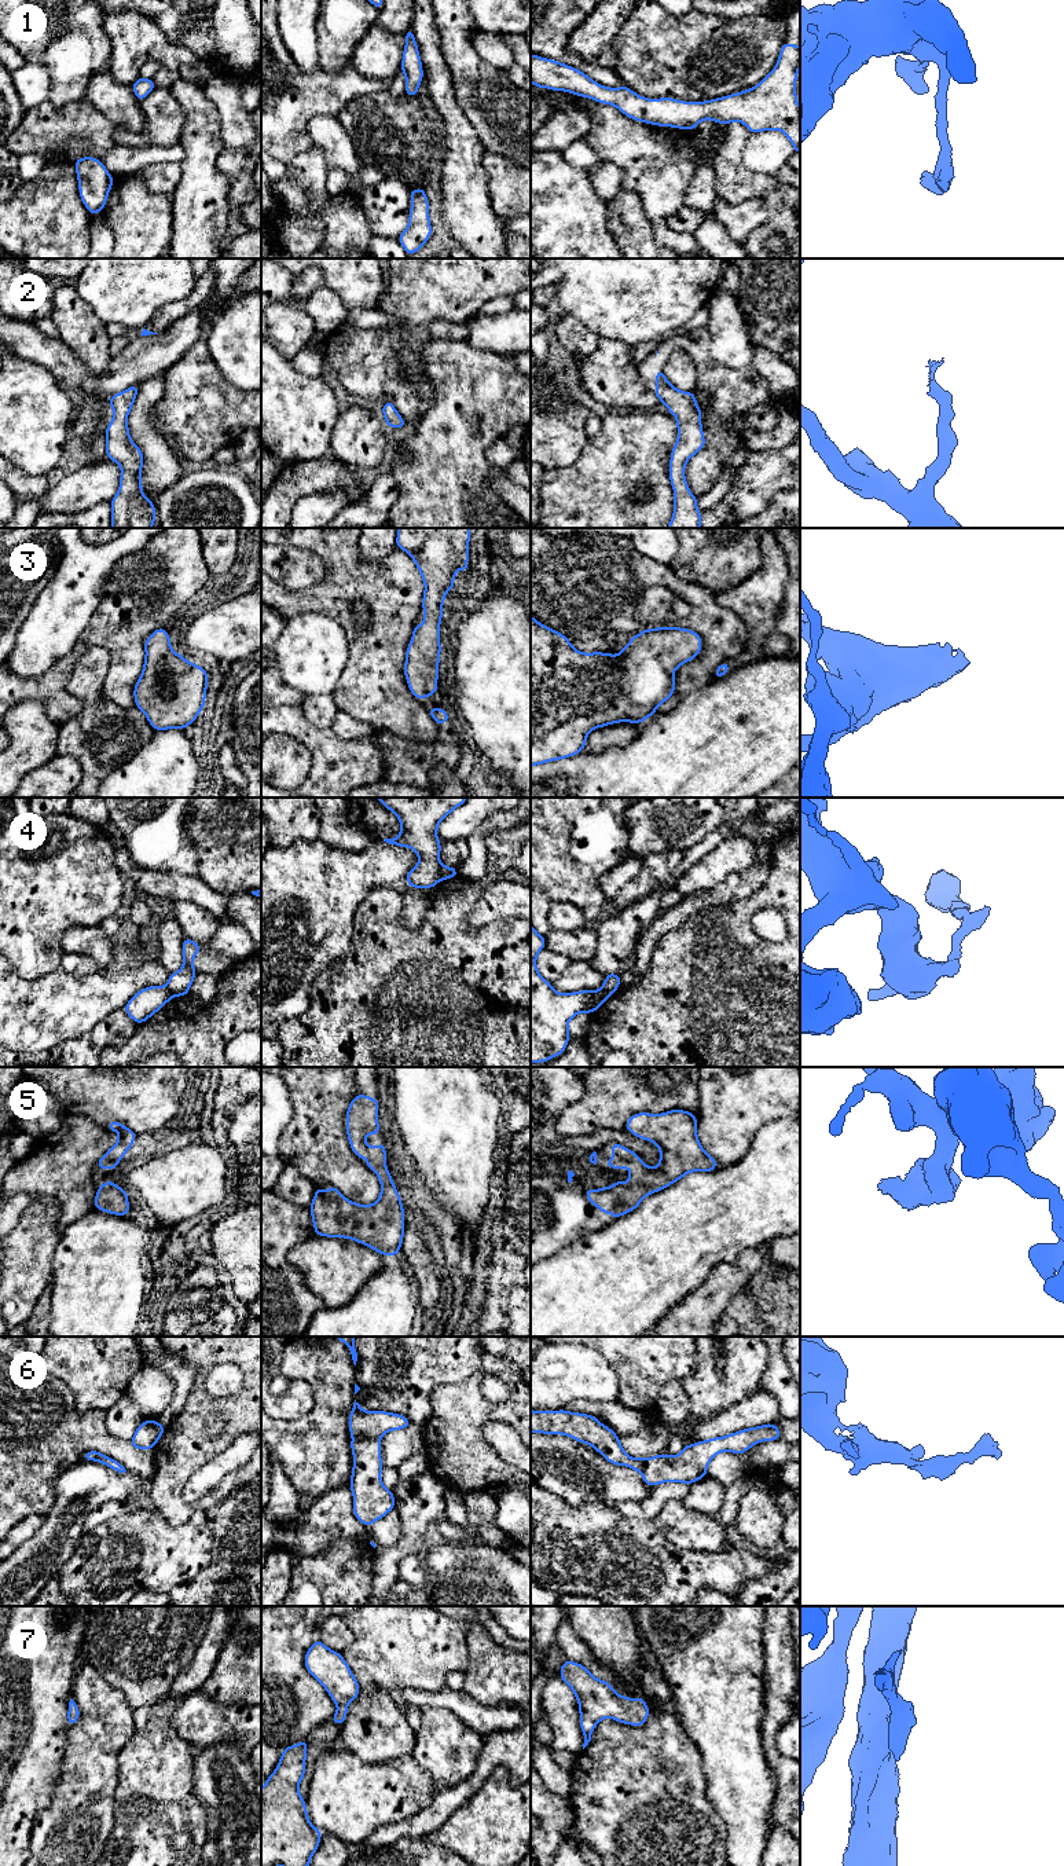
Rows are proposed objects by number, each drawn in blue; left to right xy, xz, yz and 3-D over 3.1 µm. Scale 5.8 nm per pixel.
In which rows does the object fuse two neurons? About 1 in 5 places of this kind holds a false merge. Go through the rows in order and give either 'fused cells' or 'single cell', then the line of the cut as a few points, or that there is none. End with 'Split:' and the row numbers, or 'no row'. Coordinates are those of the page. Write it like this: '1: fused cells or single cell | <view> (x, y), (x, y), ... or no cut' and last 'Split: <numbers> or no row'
1: single cell | no cut
2: single cell | no cut
3: single cell | no cut
4: fused cells | xz (441, 865), (439, 879)
5: single cell | no cut
6: single cell | no cut
7: single cell | no cut
Split: 4

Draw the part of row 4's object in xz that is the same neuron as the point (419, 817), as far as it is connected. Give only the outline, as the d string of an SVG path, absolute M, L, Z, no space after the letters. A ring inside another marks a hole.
M375 798L400 821L400 835L384 839L389 844L412 848L419 862L407 872L407 886L433 888L440 881L437 828L443 818L462 806L467 798Z

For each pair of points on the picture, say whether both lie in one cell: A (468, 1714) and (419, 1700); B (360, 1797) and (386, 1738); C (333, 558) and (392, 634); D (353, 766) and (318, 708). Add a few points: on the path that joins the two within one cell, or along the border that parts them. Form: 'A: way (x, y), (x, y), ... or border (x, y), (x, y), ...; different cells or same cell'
A: way (455, 1701), (432, 1700); same cell
B: border (347, 1749), (363, 1760), (386, 1760), (408, 1755); different cells
C: way (352, 576), (391, 615); same cell
D: border (303, 708), (304, 717), (311, 723), (329, 729); different cells

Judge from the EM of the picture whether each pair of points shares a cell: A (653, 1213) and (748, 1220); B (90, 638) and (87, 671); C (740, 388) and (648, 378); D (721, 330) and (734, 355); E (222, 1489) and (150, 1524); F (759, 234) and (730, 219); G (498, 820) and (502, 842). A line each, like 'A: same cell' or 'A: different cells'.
A: same cell
B: different cells
C: same cell
D: same cell
E: different cells
F: different cells
G: different cells

